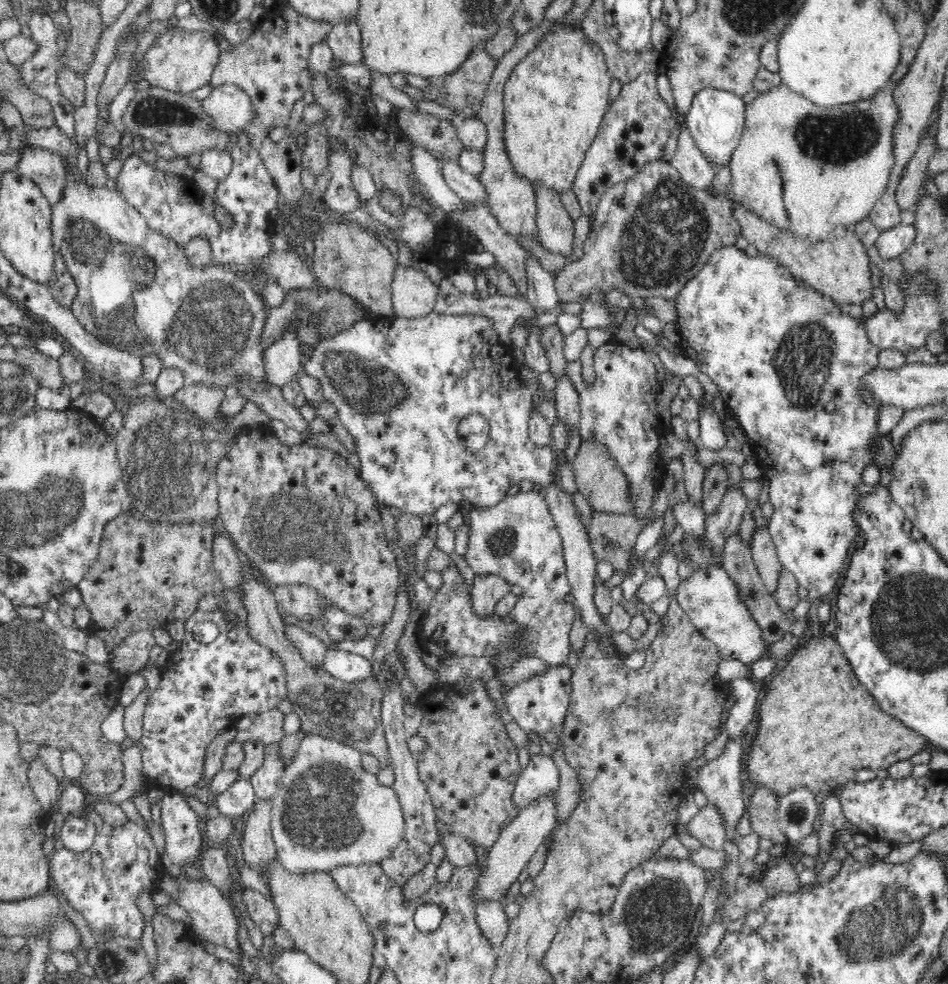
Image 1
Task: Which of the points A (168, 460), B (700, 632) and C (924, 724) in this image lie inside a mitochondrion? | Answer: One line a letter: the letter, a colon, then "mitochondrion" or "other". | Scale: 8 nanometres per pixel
A: mitochondrion
B: other
C: other

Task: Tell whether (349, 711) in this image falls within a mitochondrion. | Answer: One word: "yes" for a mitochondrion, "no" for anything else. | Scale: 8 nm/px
yes

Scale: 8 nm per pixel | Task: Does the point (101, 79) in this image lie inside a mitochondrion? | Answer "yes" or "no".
no

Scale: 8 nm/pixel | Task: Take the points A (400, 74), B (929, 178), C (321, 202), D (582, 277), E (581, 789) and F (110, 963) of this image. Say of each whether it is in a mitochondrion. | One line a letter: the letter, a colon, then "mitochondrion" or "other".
A: other
B: other
C: other
D: other
E: other
F: mitochondrion

